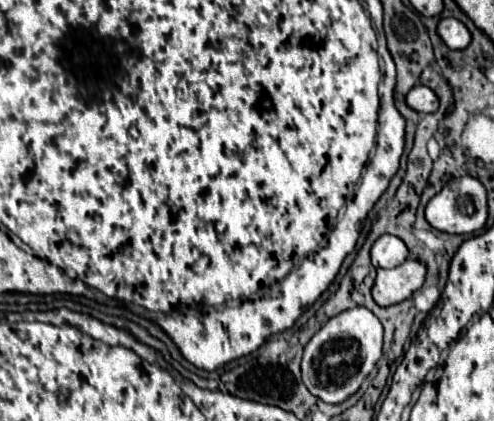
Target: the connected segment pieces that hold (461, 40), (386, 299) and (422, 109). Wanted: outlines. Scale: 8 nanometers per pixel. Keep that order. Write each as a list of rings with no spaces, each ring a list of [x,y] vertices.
[[[455,17],[441,19],[439,27],[437,27],[437,33],[445,41],[445,45],[451,47],[451,49],[459,49],[461,51],[461,49],[465,49],[471,43],[469,29]]]
[[[407,259],[399,267],[377,269],[377,279],[373,287],[373,295],[377,303],[383,307],[391,303],[399,303],[413,295],[425,283],[427,267],[417,259]]]
[[[417,83],[409,93],[407,93],[407,105],[415,109],[417,113],[435,113],[439,109],[439,97],[435,95],[433,89],[427,85]]]

